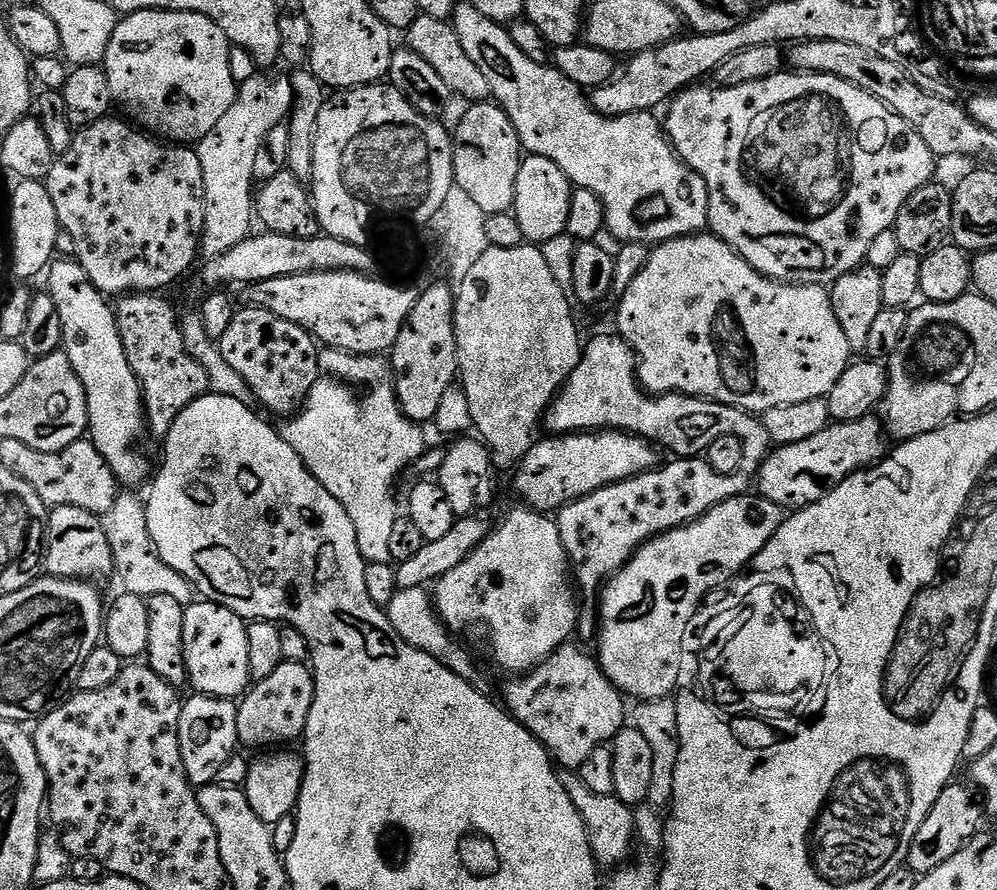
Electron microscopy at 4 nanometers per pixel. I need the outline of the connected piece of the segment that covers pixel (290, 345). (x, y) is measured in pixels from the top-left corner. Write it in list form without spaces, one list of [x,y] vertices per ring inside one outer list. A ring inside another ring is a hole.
[[[241,307],[230,322],[230,330],[226,330],[226,334],[218,343],[222,350],[222,358],[226,358],[226,362],[234,366],[234,370],[238,370],[242,378],[246,378],[246,386],[254,390],[257,405],[261,409],[269,408],[274,415],[280,416],[279,418],[291,418],[304,407],[314,382],[320,376],[321,349],[312,333],[294,322],[286,322],[286,318],[270,314],[270,310]]]

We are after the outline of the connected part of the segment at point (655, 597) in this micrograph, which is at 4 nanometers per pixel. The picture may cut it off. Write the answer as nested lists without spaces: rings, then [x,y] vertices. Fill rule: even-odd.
[[[745,494],[731,497],[696,520],[647,540],[598,596],[598,663],[609,682],[625,697],[636,696],[637,701],[671,697],[680,680],[680,658],[685,655],[683,640],[691,626],[692,608],[696,608],[708,588],[720,584],[724,576],[732,576],[740,564],[745,564],[752,552],[762,551],[785,518],[785,509],[774,502],[759,494]]]

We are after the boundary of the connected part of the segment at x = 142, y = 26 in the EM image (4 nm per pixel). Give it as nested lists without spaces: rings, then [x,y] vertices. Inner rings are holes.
[[[130,12],[117,23],[114,38],[106,46],[102,65],[110,82],[113,101],[133,116],[153,137],[176,146],[192,146],[214,126],[218,126],[226,110],[234,106],[237,84],[230,74],[230,45],[226,34],[210,18],[197,12]]]

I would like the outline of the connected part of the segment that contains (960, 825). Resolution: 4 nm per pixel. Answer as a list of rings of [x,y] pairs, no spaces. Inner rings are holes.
[[[953,782],[944,788],[942,794],[938,794],[938,802],[934,802],[930,814],[926,814],[922,826],[918,826],[906,857],[907,867],[915,873],[923,874],[934,870],[934,866],[942,866],[942,862],[954,858],[954,854],[958,854],[958,850],[962,850],[962,846],[966,846],[966,842],[973,840],[981,831],[981,801],[972,797],[973,789],[965,784]]]

